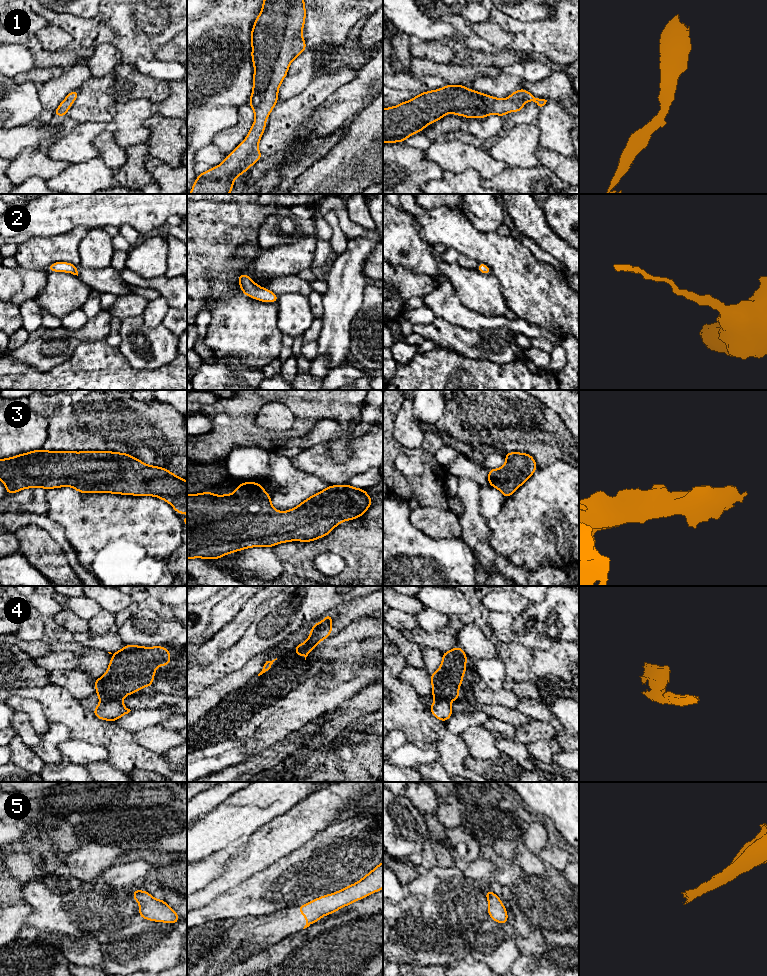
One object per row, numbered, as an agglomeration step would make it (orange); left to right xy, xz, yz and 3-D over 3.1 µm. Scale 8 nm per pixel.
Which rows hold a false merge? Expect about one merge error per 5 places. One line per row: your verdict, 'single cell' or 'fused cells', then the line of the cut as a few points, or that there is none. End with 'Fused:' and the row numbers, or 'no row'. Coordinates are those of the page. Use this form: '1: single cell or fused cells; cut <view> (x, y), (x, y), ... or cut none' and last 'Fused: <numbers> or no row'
1: single cell; cut none
2: single cell; cut none
3: single cell; cut none
4: fused cells; cut xy (120, 699), (110, 699), (101, 702)
5: single cell; cut none
Fused: 4

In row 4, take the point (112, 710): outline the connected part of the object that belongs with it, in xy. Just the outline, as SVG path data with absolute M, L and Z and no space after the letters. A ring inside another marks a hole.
M110 700L100 702L92 712L101 720L116 721L121 716L128 714L130 711L130 709L123 705L121 700Z

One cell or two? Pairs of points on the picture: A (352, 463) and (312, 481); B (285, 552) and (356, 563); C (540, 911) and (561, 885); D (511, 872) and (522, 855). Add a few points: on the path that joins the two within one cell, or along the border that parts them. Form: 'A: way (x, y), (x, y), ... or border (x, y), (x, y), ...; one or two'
A: border (298, 469), (317, 475), (329, 485); two
B: way (303, 552), (316, 546), (338, 546); one
C: way (544, 905), (555, 891); one
D: border (515, 861), (525, 872), (537, 876); two

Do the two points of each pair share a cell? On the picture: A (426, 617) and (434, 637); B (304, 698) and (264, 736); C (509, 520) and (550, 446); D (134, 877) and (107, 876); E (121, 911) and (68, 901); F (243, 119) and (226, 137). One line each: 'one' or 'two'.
A: two
B: one
C: two
D: one
E: one
F: one

